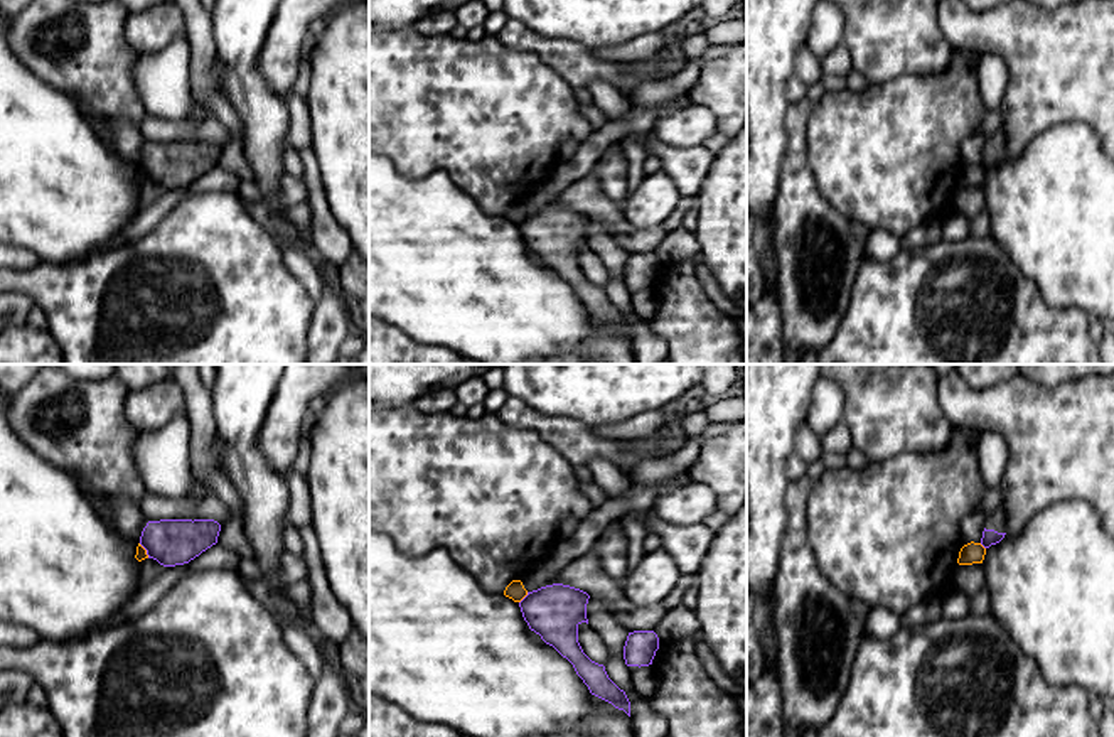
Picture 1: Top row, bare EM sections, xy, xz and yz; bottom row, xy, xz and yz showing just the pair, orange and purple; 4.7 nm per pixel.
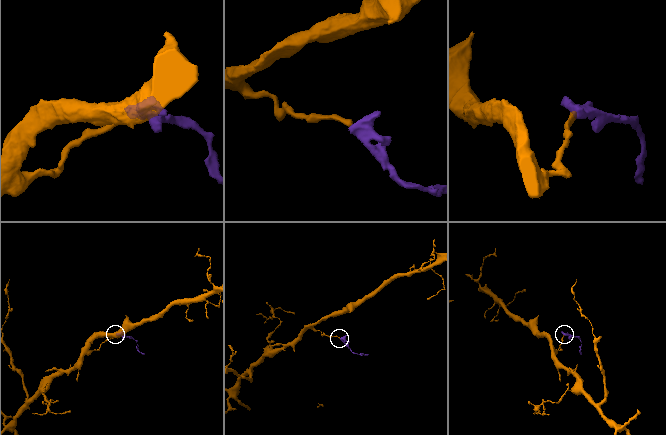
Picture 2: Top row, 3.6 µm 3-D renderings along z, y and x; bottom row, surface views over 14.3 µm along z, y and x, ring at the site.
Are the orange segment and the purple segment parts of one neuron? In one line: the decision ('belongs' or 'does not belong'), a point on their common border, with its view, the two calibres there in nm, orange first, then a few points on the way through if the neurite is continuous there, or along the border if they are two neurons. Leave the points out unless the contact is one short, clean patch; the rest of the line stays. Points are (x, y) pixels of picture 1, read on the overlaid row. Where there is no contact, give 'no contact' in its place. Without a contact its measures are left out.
does not belong; meets orange in xz at (524, 596); 90 nm thick on the orange side, 260 nm on the other; border along xz (528, 592), (519, 602)

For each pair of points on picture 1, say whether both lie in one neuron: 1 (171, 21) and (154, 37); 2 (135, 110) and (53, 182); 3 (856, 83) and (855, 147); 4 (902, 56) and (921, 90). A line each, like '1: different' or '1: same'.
1: same
2: different
3: different
4: different

